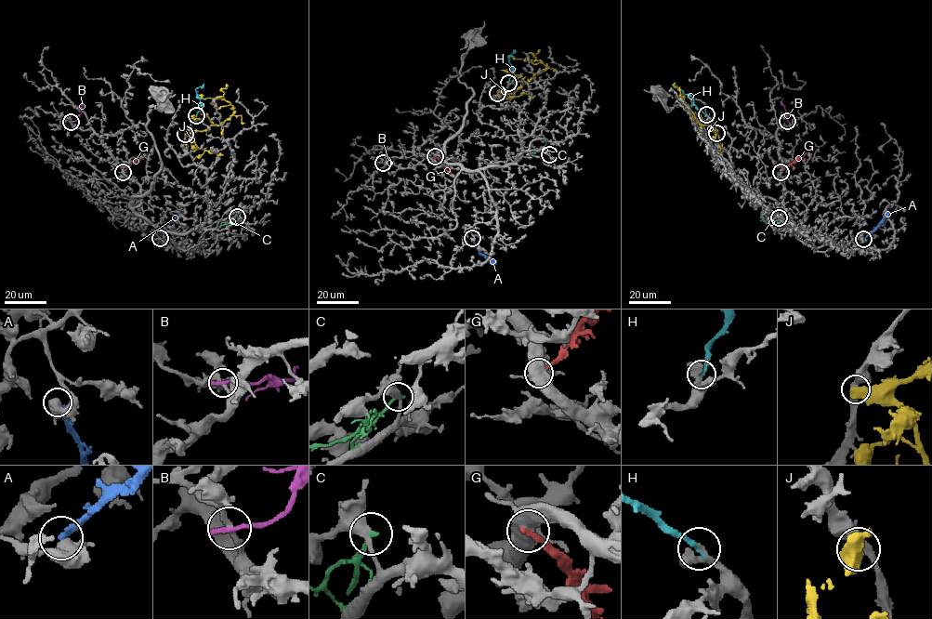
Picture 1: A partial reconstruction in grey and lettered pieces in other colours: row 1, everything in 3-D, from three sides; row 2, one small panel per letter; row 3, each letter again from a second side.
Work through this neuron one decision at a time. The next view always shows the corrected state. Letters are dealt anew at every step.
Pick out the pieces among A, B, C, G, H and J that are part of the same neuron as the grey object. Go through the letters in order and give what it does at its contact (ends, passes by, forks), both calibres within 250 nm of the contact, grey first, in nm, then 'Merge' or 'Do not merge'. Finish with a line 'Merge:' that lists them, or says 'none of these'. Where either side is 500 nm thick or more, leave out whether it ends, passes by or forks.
A: It ends there. Thickness 460 nm (grey) against 280 nm. Do not merge
B: It ends there. Thickness 240 nm (grey) against 280 nm. Do not merge
C: It ends there. Thickness 400 nm (grey) against 240 nm. Do not merge
G: Thickness 600 nm (grey) against 280 nm. Do not merge
H: It ends there. Thickness 320 nm (grey) against 260 nm. Merge
J: Thickness 400 nm (grey) against 650 nm. Do not merge
Merge: H

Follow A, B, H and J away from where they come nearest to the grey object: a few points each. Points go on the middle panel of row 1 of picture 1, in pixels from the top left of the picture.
A: (472, 238), (476, 247), (496, 264)
B: (383, 163), (393, 162), (395, 159), (392, 159)
H: (508, 83), (513, 73), (507, 57), (516, 51)
J: (497, 93), (514, 93), (545, 69), (538, 60), (512, 58)

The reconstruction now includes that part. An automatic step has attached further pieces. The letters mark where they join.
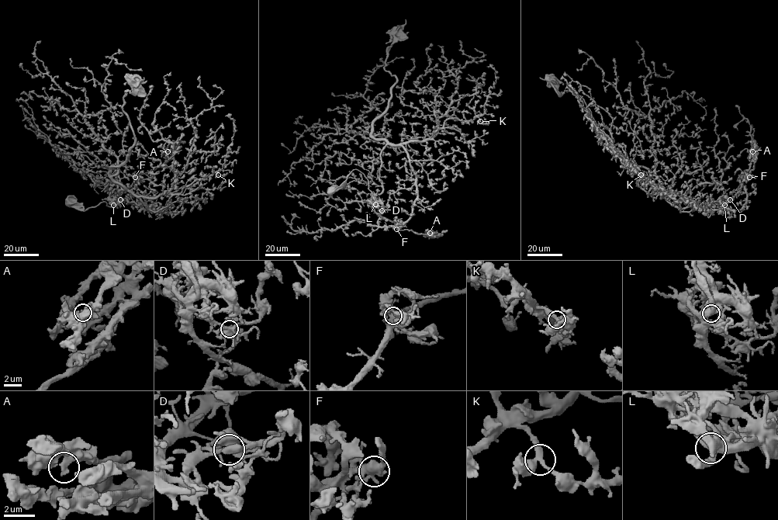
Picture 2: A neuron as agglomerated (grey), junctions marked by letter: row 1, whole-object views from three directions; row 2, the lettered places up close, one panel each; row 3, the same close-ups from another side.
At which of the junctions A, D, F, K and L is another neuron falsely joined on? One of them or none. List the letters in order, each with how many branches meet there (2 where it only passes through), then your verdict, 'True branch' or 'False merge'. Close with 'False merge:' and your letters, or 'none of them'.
A: Branches: 2. True branch
D: Branches: 5. False merge
F: Branches: 4. True branch
K: Branches: 3. True branch
L: Branches: 3. True branch
False merge: D

